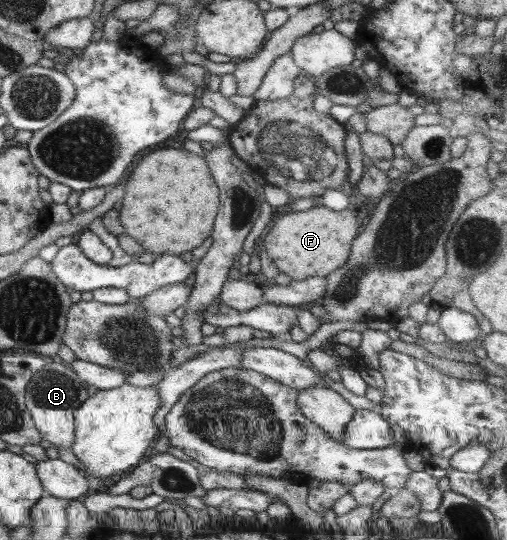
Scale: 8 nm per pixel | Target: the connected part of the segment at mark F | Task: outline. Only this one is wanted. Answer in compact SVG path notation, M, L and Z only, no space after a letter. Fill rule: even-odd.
M320 204L305 211L285 214L271 225L273 227L261 242L278 273L288 276L291 281L324 278L329 272L343 266L359 230L356 216L348 209L333 212Z

